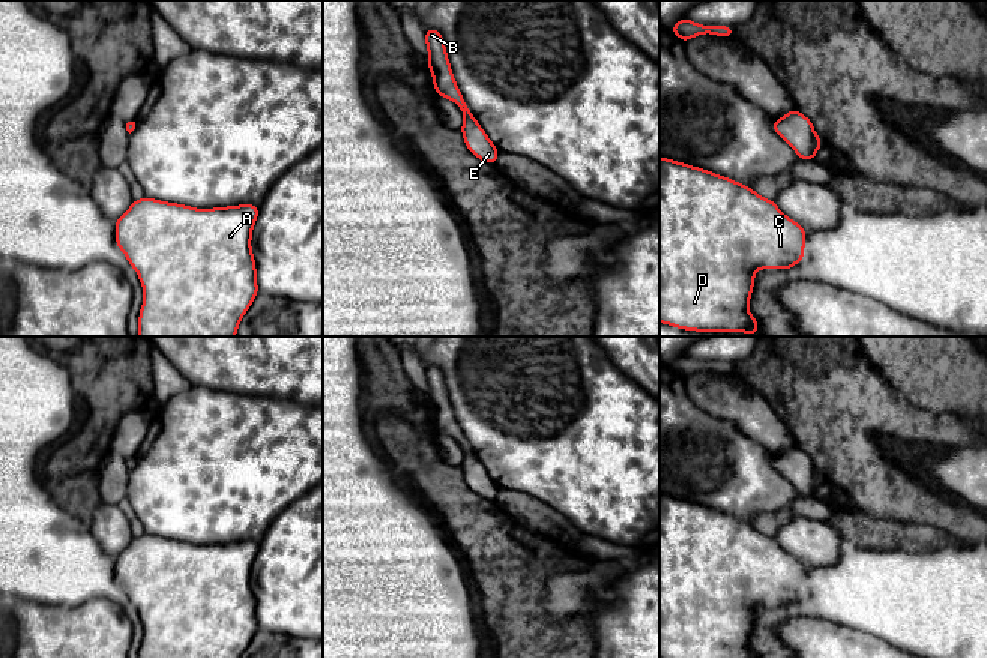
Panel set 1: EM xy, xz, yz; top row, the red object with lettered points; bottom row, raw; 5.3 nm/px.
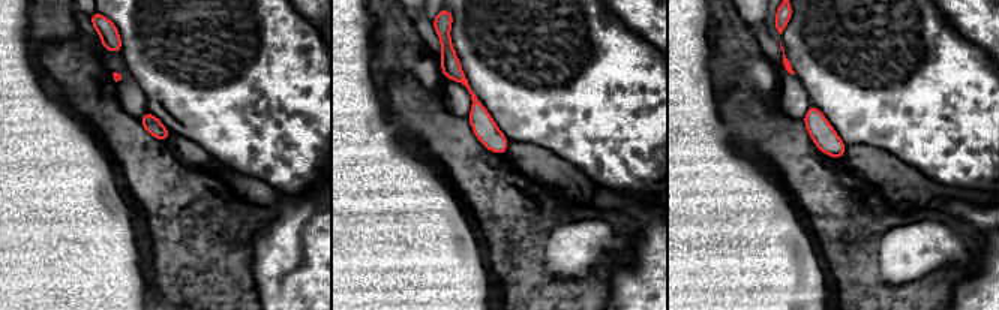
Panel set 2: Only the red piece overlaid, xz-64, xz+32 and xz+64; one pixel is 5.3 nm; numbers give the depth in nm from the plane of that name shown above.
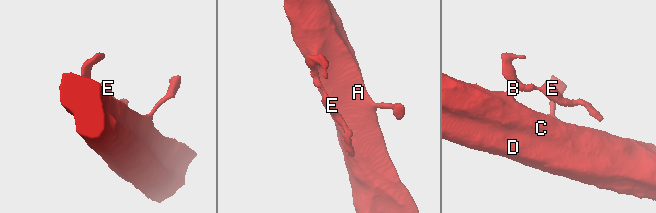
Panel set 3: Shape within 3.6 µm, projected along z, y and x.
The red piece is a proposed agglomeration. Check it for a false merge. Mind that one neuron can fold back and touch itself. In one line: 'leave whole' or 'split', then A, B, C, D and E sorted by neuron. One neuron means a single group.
leave whole; groups A B C D E

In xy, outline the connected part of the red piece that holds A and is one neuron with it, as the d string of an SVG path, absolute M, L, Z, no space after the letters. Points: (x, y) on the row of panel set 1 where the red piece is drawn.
M150 197L132 201L114 221L114 237L129 266L138 273L144 291L138 315L140 337L236 337L240 320L258 294L257 266L251 249L258 212L255 204L195 209Z

